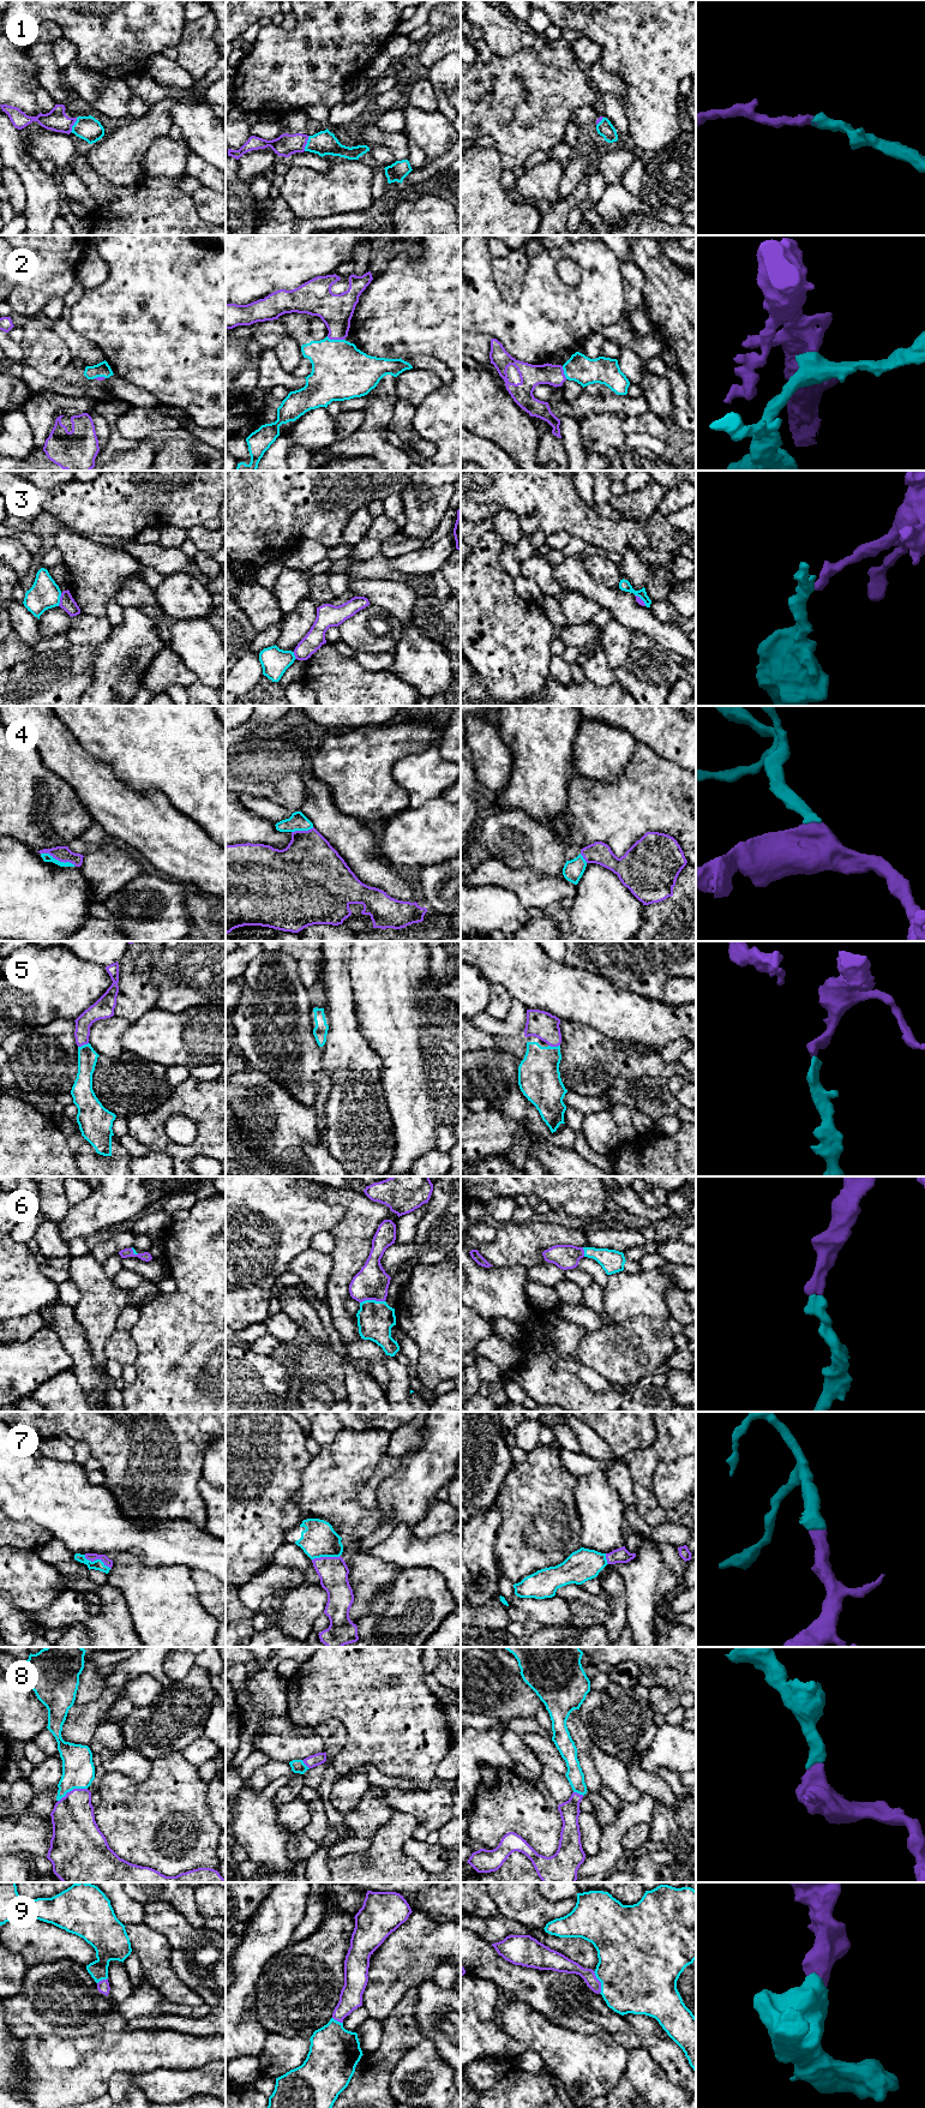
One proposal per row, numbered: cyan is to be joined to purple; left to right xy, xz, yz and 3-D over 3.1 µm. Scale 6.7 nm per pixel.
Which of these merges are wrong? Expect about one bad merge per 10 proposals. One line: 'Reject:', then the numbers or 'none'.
Reject: 3

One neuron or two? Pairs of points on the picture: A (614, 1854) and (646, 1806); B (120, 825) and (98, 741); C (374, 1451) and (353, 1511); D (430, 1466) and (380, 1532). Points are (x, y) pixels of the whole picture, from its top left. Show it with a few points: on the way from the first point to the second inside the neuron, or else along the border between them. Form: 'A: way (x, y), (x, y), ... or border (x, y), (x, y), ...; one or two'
A: way (614, 1840), (614, 1833), (632, 1815); one
B: border (80, 744), (98, 760), (104, 761), (122, 782); two
C: way (359, 1467), (341, 1485), (341, 1499); one
D: way (415, 1483), (409, 1490), (409, 1505), (397, 1517); one

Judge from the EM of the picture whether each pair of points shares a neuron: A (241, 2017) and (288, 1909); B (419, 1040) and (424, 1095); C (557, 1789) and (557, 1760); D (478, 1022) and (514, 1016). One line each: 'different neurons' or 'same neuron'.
A: same neuron
B: same neuron
C: different neurons
D: same neuron

